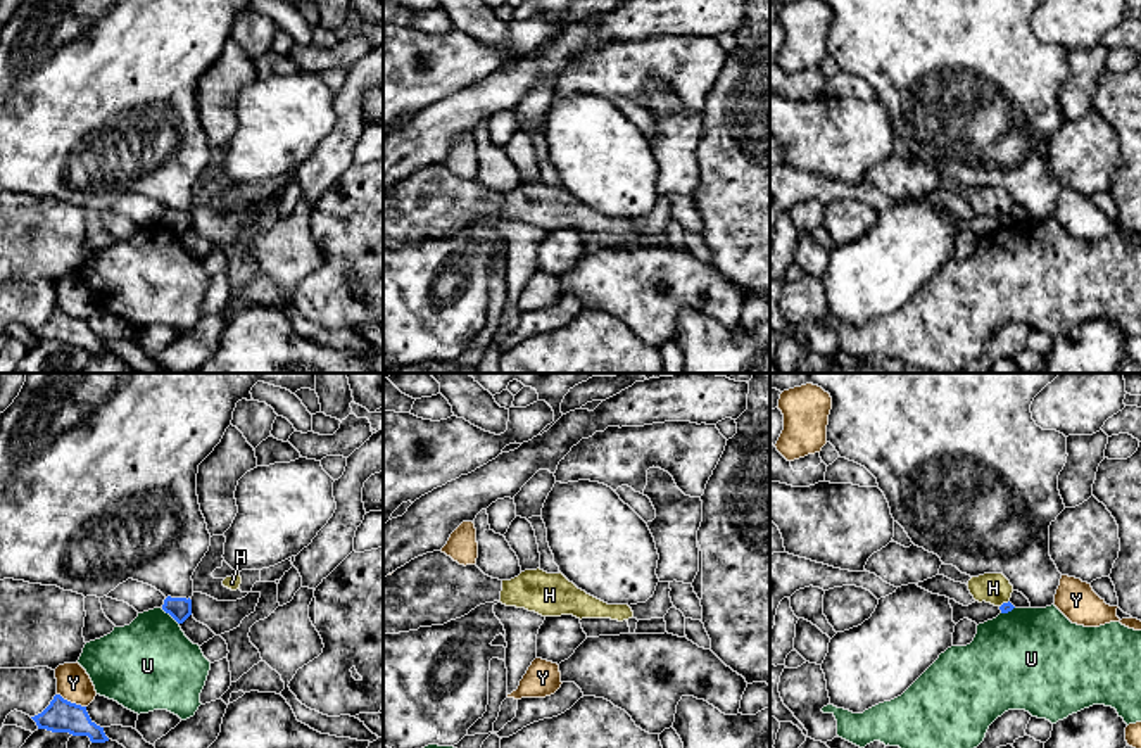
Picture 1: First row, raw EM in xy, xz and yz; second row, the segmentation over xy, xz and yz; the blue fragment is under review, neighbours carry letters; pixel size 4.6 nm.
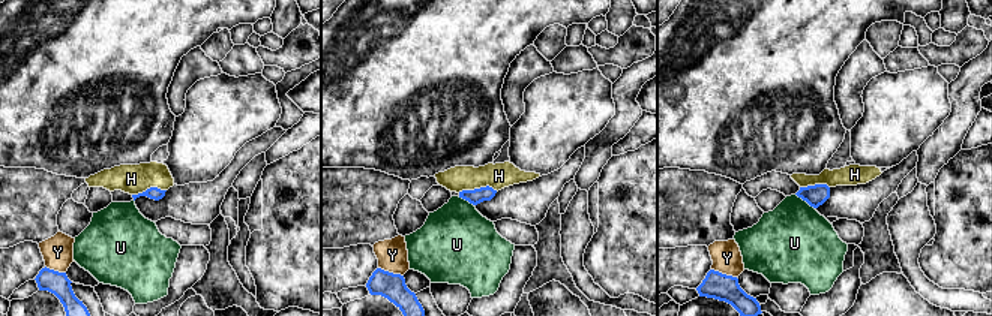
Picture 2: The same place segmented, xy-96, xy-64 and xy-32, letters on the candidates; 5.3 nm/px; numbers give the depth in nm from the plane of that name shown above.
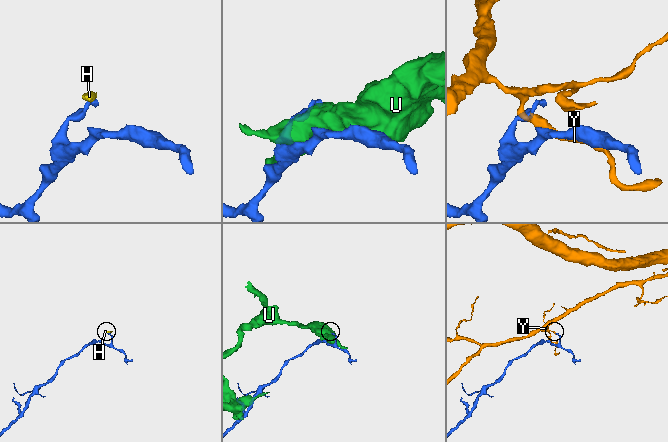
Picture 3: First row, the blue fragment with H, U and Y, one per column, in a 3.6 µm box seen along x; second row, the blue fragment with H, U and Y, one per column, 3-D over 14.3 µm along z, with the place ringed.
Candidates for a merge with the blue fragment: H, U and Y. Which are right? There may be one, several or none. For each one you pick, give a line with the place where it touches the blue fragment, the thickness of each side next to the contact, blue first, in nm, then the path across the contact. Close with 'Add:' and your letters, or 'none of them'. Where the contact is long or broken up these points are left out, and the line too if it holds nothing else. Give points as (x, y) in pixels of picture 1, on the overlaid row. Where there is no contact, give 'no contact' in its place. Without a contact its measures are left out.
Add: none of them

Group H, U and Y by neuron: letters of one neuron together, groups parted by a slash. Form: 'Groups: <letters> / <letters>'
Groups: H / U / Y

